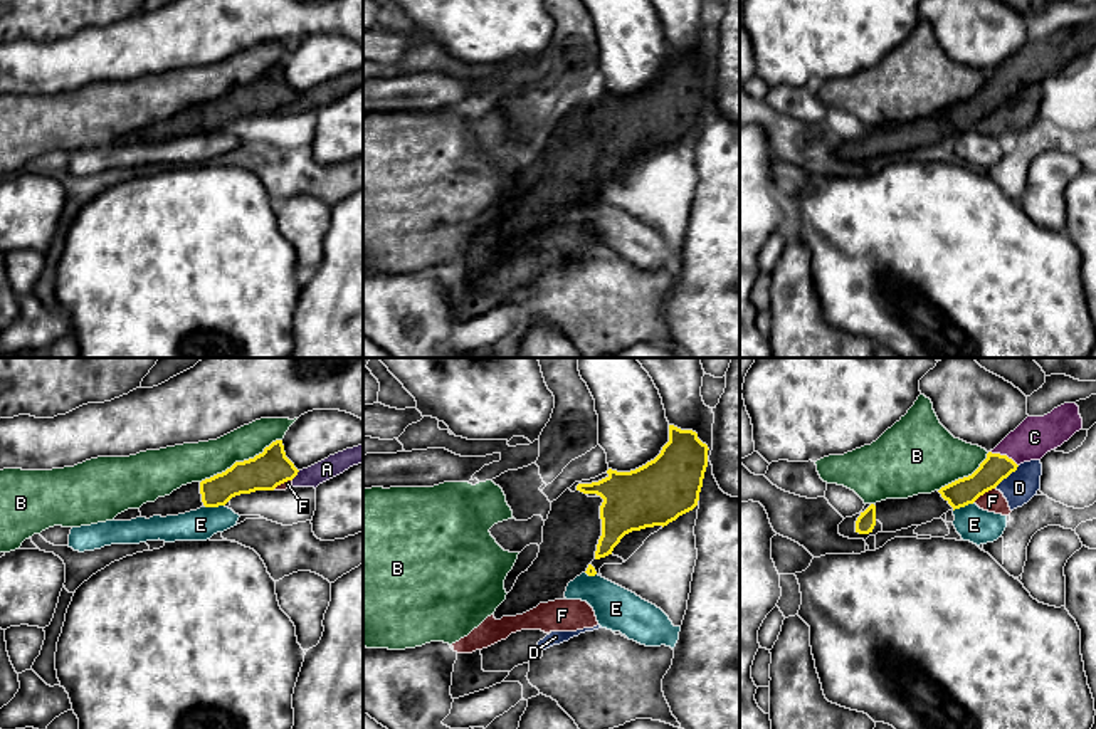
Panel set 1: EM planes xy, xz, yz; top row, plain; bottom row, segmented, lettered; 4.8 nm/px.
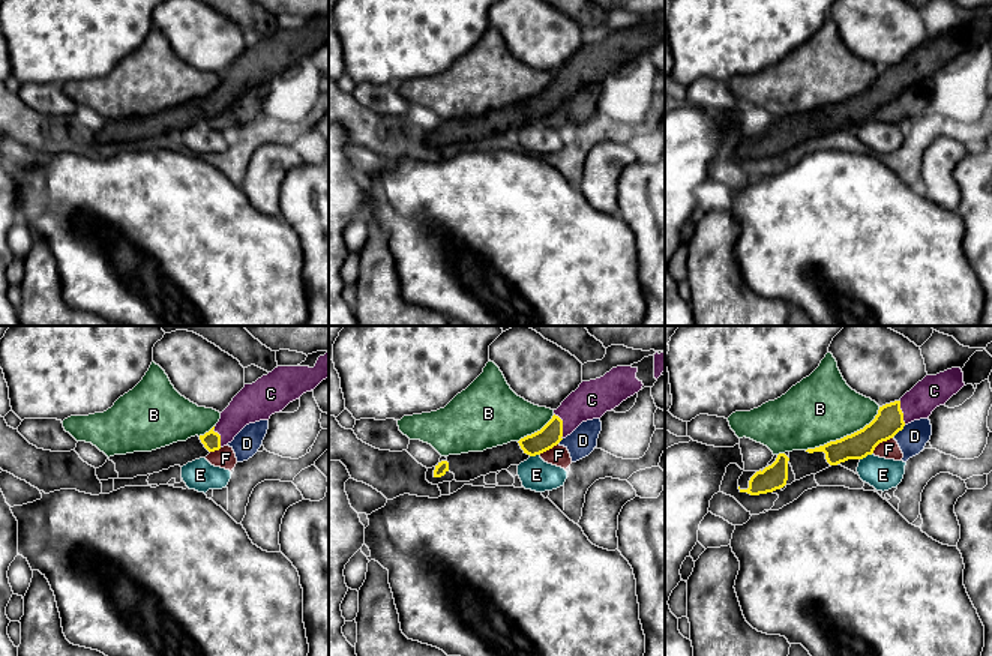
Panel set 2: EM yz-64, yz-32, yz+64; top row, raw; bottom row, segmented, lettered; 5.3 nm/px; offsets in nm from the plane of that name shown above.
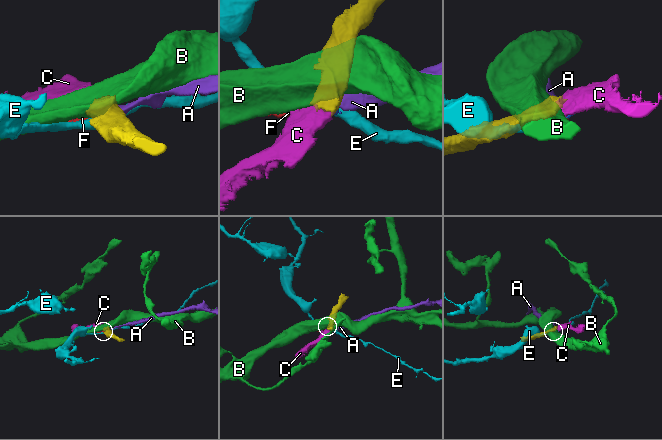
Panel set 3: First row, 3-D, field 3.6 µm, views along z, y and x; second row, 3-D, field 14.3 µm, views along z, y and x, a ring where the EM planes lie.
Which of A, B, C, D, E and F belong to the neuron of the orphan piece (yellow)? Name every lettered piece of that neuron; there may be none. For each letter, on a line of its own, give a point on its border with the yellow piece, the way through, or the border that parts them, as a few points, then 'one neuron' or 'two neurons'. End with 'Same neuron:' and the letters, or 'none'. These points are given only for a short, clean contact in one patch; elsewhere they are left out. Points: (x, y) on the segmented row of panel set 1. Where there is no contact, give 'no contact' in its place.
A: xy (295, 476) | along xy (300, 471), (291, 479) | two neurons
B: xy (241, 462) | two neurons
C: yz (1004, 456) | one neuron
D: yz (1006, 477) | along yz (1019, 466), (994, 487) | two neurons
E: xy (214, 506) | along xy (204, 504), (224, 506) | two neurons
F: yz (984, 492) | two neurons
Same neuron: C

